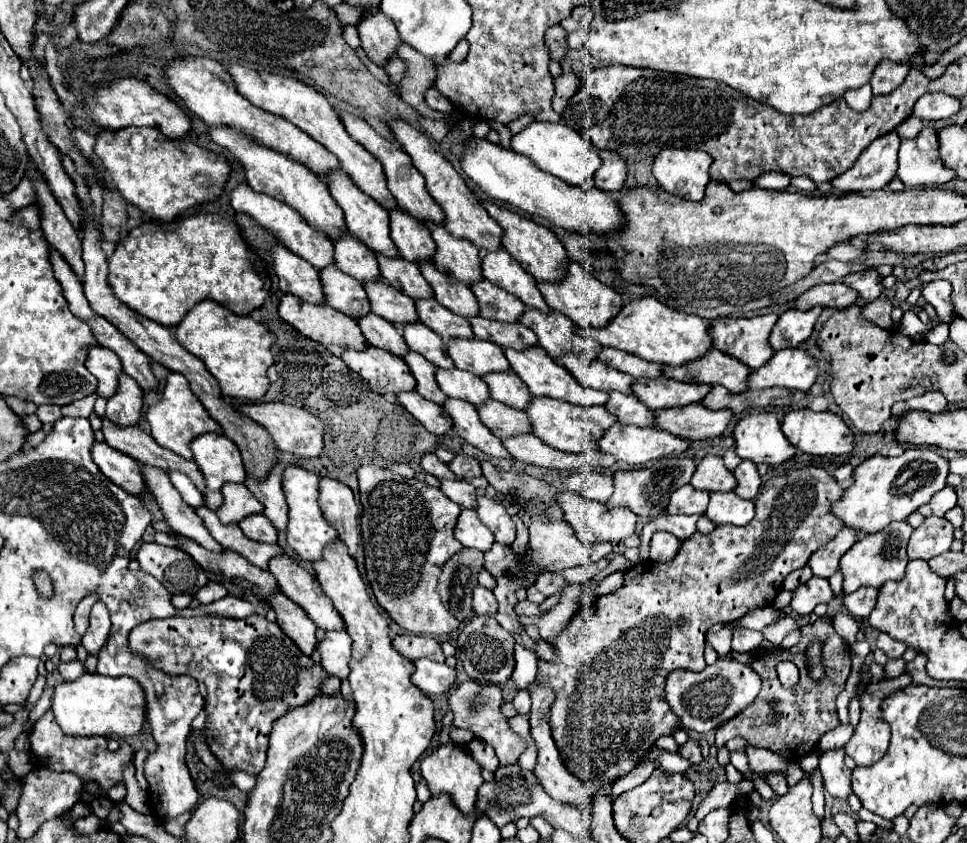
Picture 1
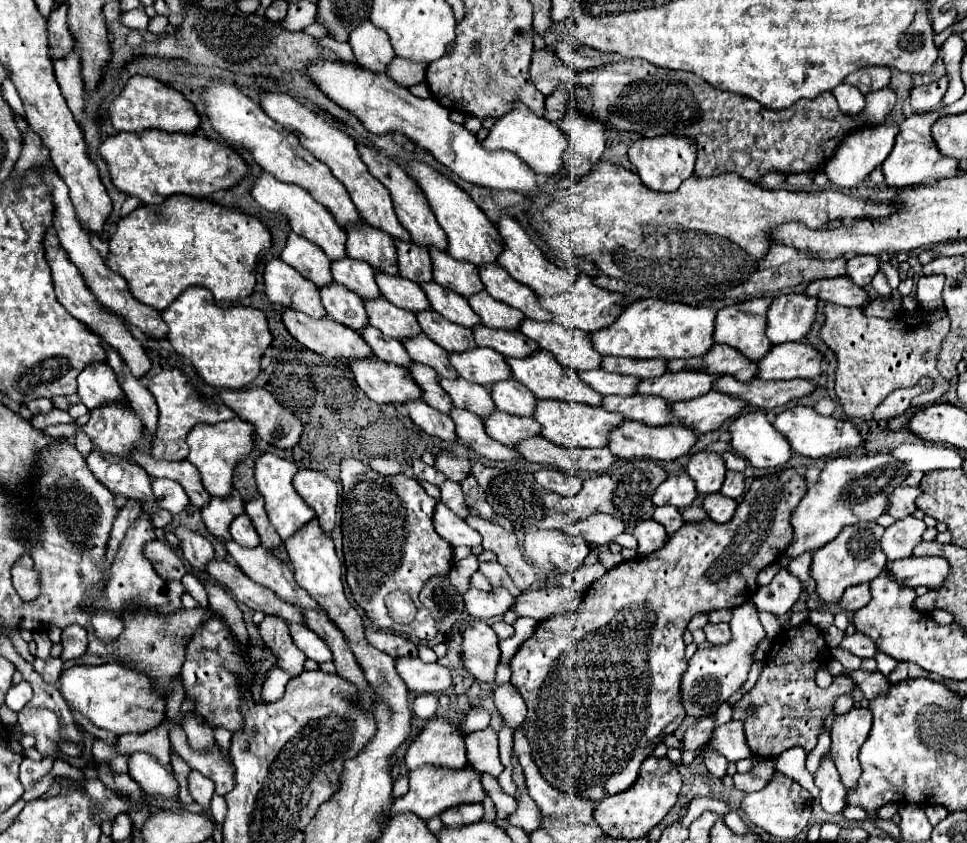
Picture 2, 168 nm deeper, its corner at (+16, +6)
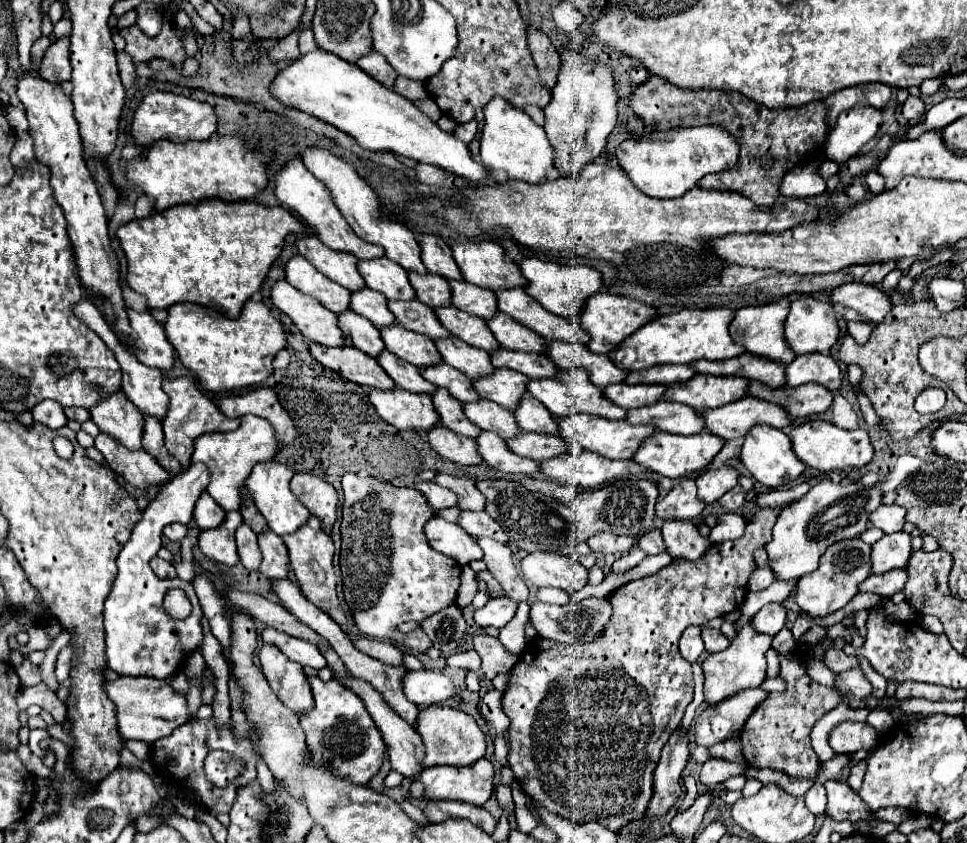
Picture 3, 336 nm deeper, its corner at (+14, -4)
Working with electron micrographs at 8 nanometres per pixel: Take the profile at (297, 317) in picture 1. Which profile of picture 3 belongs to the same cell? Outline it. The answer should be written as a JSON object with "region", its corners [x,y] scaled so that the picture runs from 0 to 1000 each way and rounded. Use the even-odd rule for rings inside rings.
{"region":[[[323,407],[321,419],[335,435],[350,440],[356,450],[364,454],[378,457],[385,461],[395,461],[395,464],[410,459],[405,450],[399,445],[399,440],[393,435],[393,431],[387,423],[376,421],[368,412],[331,412]]]}

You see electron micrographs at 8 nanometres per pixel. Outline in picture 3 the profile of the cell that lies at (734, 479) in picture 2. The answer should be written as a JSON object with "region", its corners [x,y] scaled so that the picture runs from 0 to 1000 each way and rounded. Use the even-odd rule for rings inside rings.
{"region":[[[761,575],[759,580],[755,580],[755,585],[747,587],[747,590],[743,592],[743,597],[745,597],[745,601],[747,601],[749,606],[759,609],[759,606],[763,606],[763,604],[769,599],[769,590],[771,590],[771,582],[769,582],[765,575]]]}

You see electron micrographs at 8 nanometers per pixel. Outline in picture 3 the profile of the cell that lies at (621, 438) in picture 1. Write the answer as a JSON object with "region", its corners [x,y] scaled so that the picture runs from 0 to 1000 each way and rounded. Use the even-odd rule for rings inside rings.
{"region":[[[678,511],[674,518],[670,518],[664,530],[658,535],[656,540],[656,547],[672,559],[678,559],[687,566],[693,566],[693,568],[701,568],[701,566],[707,566],[711,561],[726,561],[728,556],[734,554],[734,549],[738,547],[738,542],[745,537],[745,533],[749,530],[749,521],[732,514],[732,511],[726,511],[726,514],[720,514],[720,516],[695,516],[695,514],[685,514],[685,511]]]}

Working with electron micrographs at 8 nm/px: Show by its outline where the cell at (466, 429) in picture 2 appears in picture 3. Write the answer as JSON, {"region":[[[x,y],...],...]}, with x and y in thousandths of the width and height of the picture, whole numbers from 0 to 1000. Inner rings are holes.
{"region":[[[498,511],[492,523],[494,523],[494,537],[507,554],[521,561],[540,561],[548,566],[558,561],[556,547],[529,537],[517,516],[511,516],[509,511]]]}

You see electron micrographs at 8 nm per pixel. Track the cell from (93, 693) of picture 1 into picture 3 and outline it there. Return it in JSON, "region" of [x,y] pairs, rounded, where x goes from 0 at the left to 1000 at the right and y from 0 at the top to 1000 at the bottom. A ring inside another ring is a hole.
{"region":[[[122,803],[120,808],[110,808],[112,827],[120,836],[120,851],[126,877],[143,877],[149,881],[159,881],[165,874],[176,872],[182,862],[199,853],[192,834],[192,824],[180,820],[172,805],[159,803]]]}

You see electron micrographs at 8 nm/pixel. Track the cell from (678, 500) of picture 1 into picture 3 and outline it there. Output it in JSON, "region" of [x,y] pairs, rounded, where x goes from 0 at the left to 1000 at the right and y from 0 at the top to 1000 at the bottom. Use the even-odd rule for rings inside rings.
{"region":[[[709,568],[678,597],[678,611],[689,618],[716,618],[724,613],[728,601],[730,597],[720,587],[718,568]]]}

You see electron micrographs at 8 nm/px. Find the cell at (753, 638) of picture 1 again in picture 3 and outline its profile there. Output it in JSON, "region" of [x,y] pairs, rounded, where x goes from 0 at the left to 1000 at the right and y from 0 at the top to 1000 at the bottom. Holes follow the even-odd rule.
{"region":[[[726,744],[726,758],[732,775],[743,775],[755,765],[755,760],[747,753],[747,749],[736,746],[736,744]]]}

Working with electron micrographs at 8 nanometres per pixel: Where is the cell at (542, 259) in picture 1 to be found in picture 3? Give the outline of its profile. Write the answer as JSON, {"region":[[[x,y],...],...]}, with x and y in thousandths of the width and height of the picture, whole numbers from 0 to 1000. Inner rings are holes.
{"region":[[[542,307],[538,312],[538,321],[546,331],[544,348],[550,350],[569,371],[585,378],[600,376],[602,367],[606,364],[606,357],[623,343],[623,324],[608,314],[577,314],[571,310]]]}

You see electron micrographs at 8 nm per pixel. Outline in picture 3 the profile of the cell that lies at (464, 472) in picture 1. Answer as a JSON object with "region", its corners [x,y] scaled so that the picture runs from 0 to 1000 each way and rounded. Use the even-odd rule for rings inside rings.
{"region":[[[453,561],[449,568],[455,578],[461,578],[474,587],[474,601],[480,606],[498,606],[501,604],[501,587],[492,580],[488,568],[480,566],[467,566],[461,561]]]}

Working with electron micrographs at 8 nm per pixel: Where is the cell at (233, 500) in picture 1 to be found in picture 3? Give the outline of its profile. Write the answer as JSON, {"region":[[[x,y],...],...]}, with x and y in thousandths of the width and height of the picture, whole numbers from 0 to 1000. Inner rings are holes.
{"region":[[[246,606],[234,609],[234,618],[215,630],[207,630],[205,637],[205,649],[207,654],[230,670],[244,670],[246,668],[246,656],[244,656],[244,642],[242,642],[242,630],[250,623],[250,611]]]}

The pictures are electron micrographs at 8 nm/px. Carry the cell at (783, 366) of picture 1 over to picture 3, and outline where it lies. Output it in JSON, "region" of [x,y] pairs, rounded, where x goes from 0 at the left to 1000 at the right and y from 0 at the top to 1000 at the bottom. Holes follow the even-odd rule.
{"region":[[[858,419],[823,421],[823,426],[813,435],[813,457],[817,452],[825,452],[817,459],[825,459],[842,452],[858,464],[867,464],[871,457],[869,433],[858,423]]]}

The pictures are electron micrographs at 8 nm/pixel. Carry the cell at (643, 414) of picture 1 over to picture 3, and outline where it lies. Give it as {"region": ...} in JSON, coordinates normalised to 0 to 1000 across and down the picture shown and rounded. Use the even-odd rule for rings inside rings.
{"region":[[[680,476],[670,483],[651,485],[647,499],[656,504],[670,502],[670,504],[676,504],[680,511],[699,514],[699,516],[726,514],[730,507],[726,490],[705,478],[693,478],[693,476]]]}

